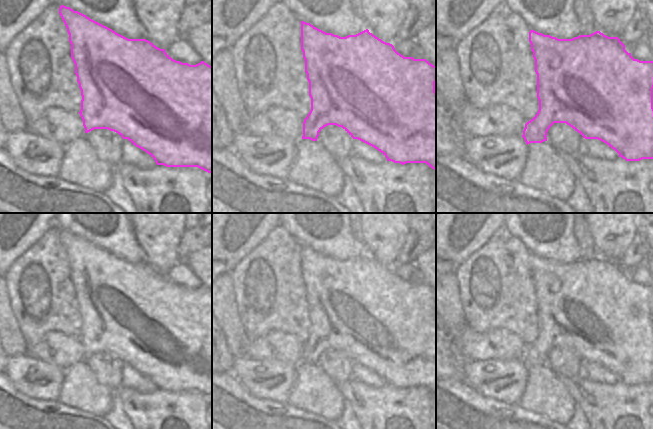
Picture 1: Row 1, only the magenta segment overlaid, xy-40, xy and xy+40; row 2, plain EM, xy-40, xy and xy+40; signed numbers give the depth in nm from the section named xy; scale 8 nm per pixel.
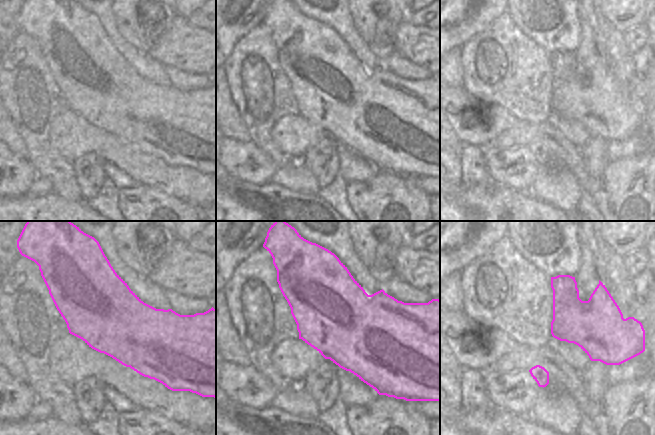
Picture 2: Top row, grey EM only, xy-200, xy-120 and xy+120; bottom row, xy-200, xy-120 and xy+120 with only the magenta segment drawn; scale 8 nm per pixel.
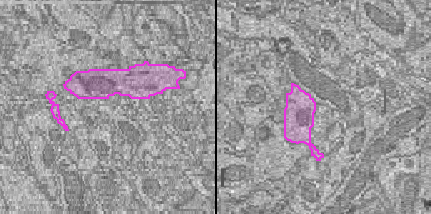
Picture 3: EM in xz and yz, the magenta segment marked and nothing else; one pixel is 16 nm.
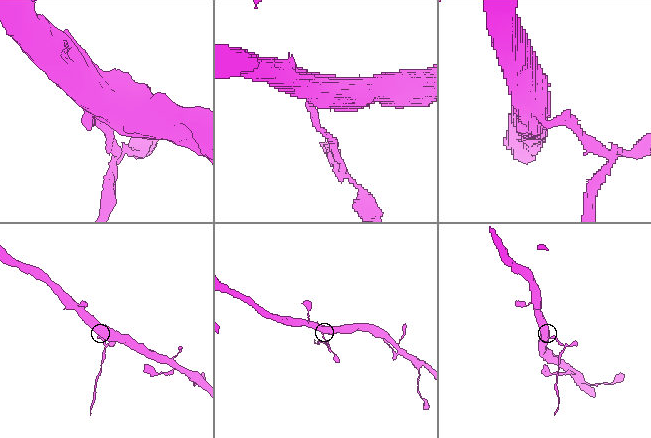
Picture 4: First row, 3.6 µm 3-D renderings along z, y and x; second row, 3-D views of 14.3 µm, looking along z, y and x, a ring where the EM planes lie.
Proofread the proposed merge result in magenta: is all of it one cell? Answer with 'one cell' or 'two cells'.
two cells

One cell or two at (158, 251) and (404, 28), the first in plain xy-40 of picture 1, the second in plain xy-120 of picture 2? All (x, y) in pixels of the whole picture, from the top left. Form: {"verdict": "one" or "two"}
{"verdict": "two"}

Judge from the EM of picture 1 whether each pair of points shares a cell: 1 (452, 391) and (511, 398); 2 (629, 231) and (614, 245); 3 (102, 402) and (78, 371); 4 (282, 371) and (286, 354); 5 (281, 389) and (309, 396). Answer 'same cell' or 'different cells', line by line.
1: different cells
2: same cell
3: same cell
4: different cells
5: different cells

